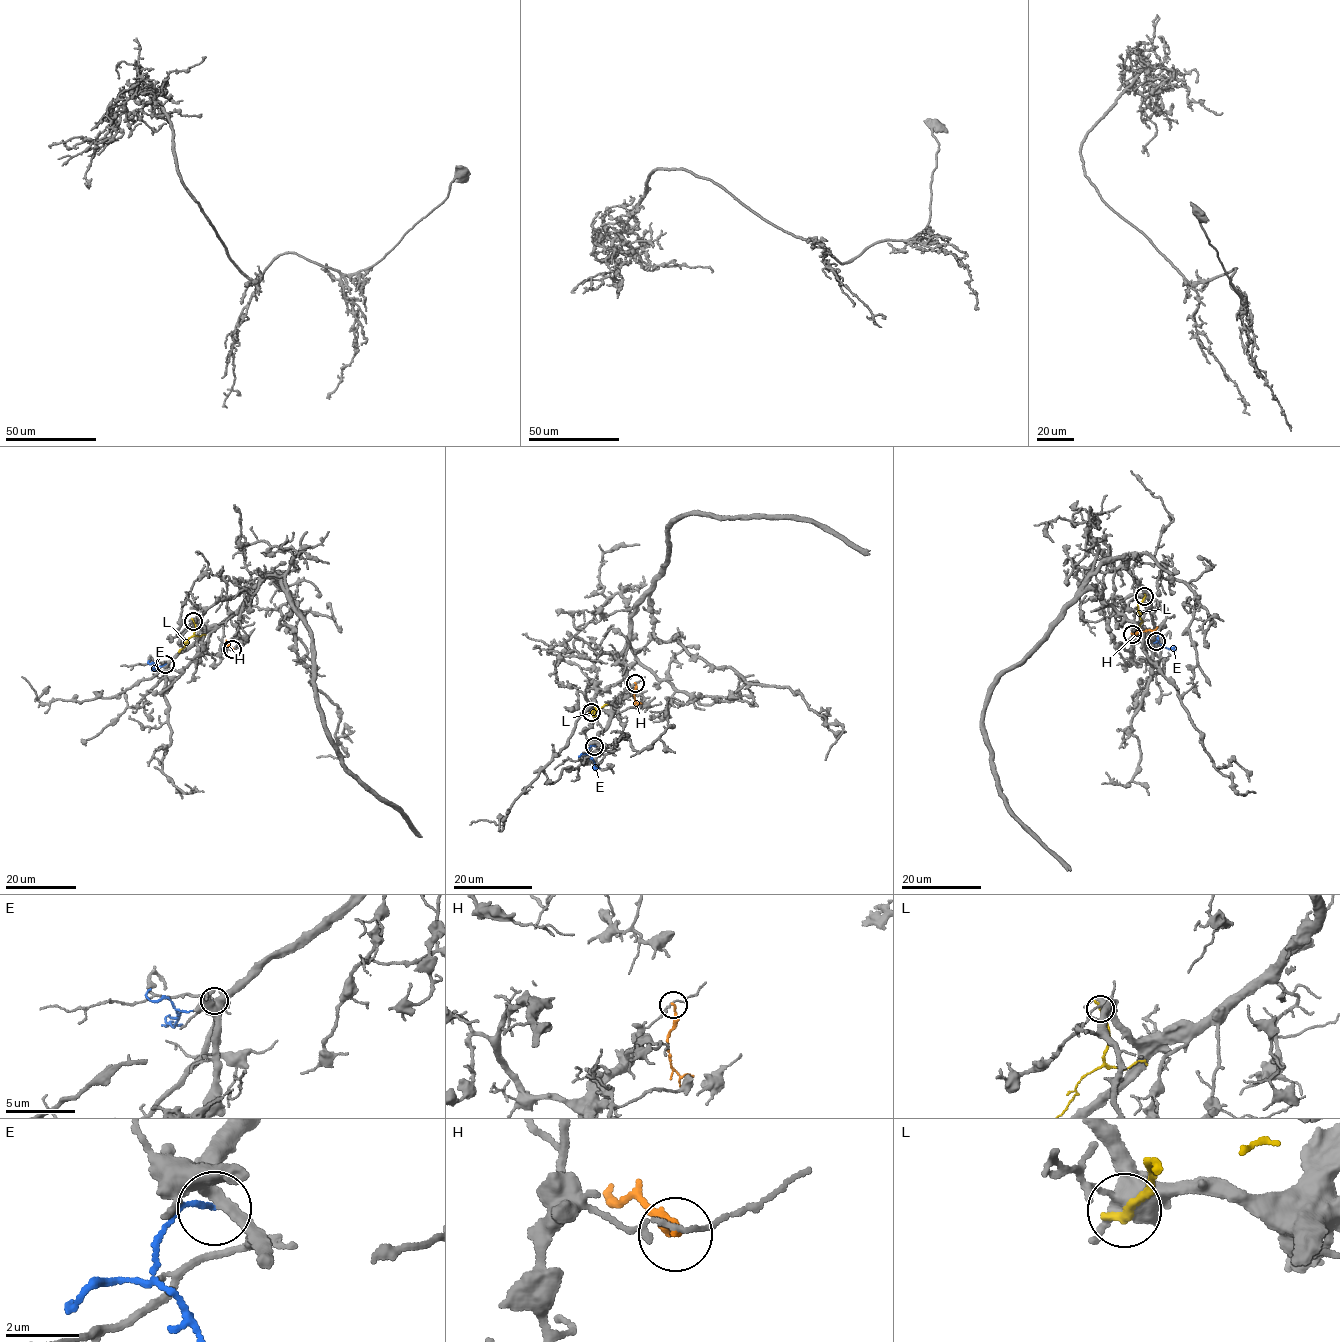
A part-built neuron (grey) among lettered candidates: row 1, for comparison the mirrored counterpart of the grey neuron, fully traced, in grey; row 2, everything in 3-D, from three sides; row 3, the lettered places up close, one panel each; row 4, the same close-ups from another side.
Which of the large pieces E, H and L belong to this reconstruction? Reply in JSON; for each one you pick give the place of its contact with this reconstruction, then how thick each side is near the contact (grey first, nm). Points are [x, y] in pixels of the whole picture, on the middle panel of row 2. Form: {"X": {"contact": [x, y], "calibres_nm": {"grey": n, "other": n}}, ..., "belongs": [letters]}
{"E": {"contact": [594, 746], "calibres_nm": {"grey": 280, "other": 140}}, "belongs": ["E"]}

